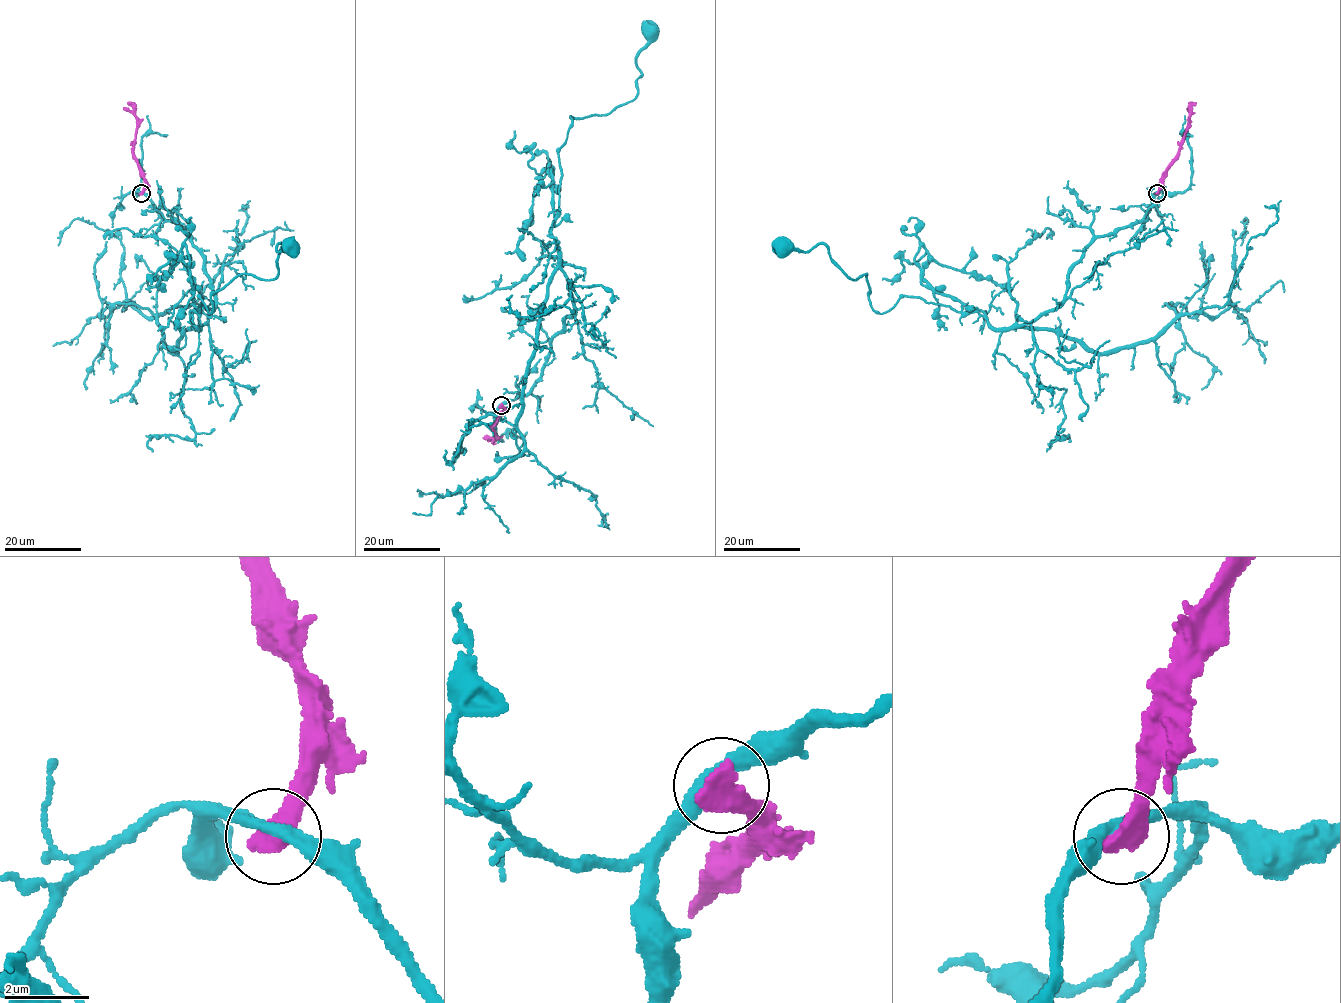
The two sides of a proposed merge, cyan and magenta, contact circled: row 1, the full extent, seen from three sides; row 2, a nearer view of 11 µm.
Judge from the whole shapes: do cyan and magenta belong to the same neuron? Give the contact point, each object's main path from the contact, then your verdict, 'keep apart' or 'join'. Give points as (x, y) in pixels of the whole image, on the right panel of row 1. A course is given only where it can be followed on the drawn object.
place (1157, 193); course cyan (1157, 193), (1018, 326), (909, 296), (878, 313), (867, 275), (785, 244); course magenta (1157, 193), (1163, 173), (1177, 154), (1189, 121), (1191, 102); keep apart

